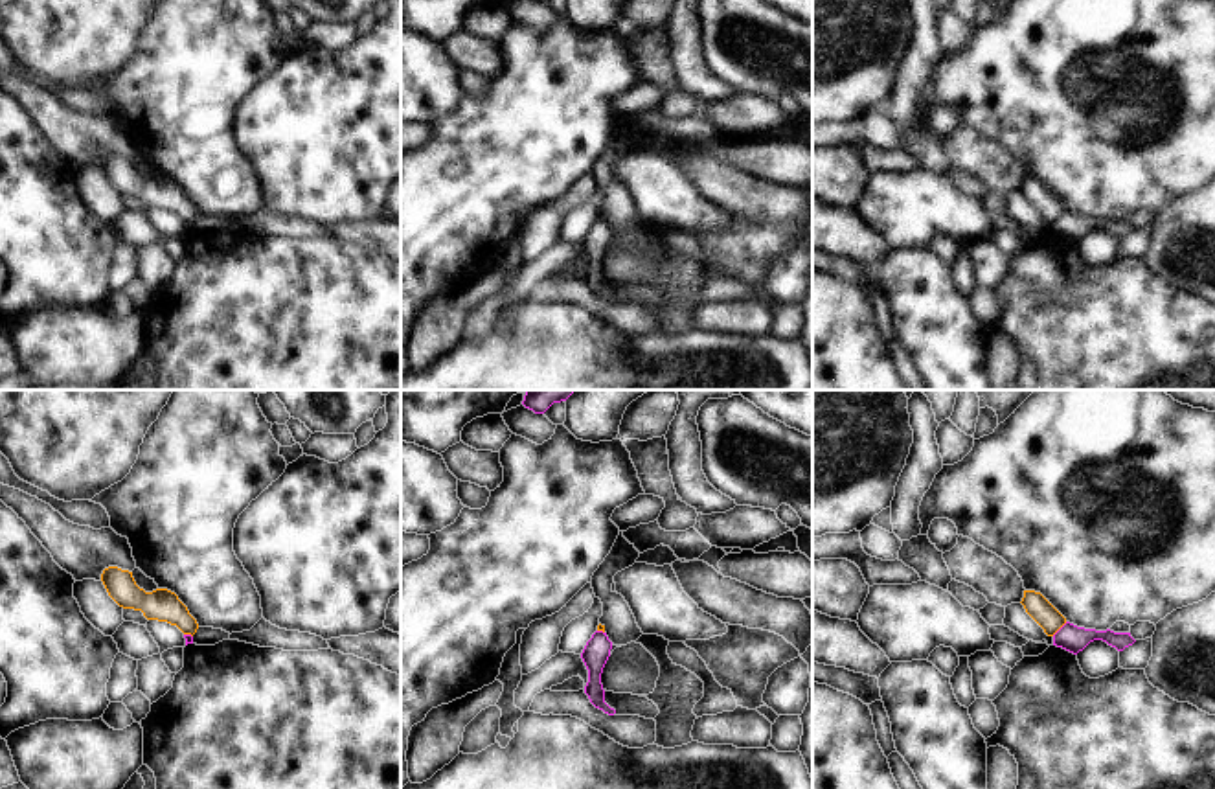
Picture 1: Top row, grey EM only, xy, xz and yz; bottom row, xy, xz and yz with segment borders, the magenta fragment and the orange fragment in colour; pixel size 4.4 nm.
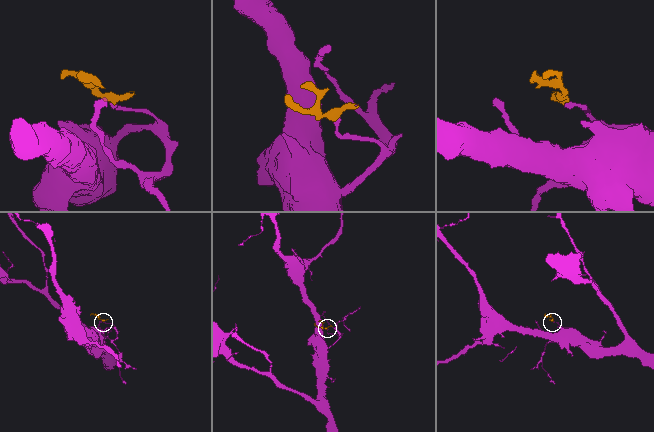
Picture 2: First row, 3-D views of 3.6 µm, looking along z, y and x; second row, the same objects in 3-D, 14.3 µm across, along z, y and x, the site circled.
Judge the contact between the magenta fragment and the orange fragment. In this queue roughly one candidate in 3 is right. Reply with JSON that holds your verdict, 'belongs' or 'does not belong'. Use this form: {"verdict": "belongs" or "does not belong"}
{"verdict": "does not belong"}

